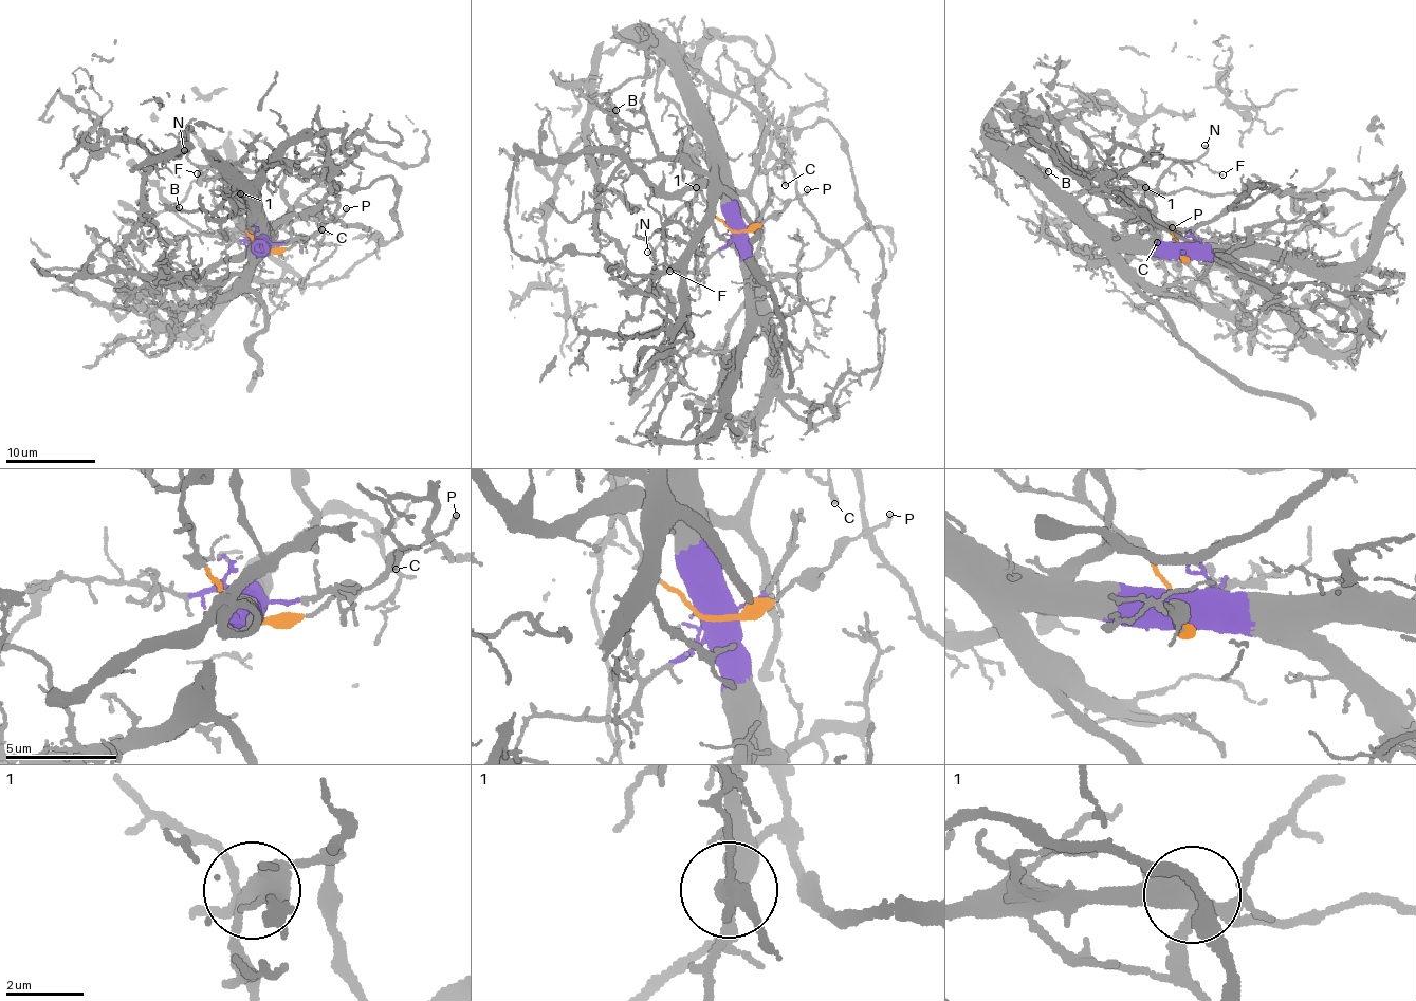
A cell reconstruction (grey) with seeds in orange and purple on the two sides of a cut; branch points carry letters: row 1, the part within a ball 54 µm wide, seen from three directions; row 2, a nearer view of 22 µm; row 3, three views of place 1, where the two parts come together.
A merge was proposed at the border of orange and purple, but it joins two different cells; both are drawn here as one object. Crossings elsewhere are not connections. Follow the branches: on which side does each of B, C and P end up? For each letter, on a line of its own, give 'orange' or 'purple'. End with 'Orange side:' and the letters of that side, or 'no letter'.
B: purple
C: purple
P: orange
Orange side: P

